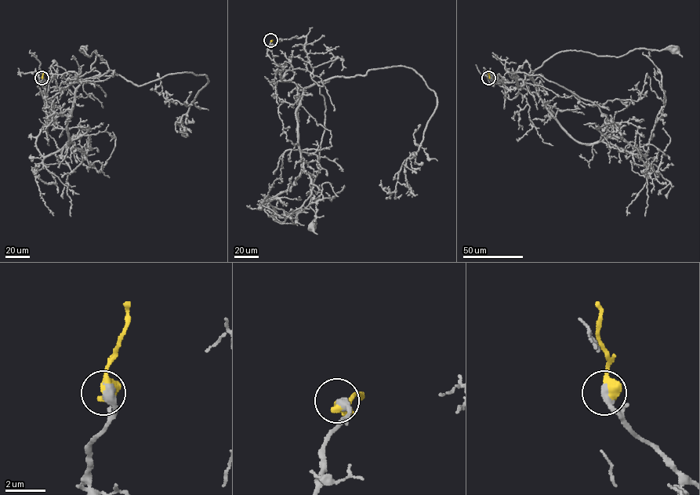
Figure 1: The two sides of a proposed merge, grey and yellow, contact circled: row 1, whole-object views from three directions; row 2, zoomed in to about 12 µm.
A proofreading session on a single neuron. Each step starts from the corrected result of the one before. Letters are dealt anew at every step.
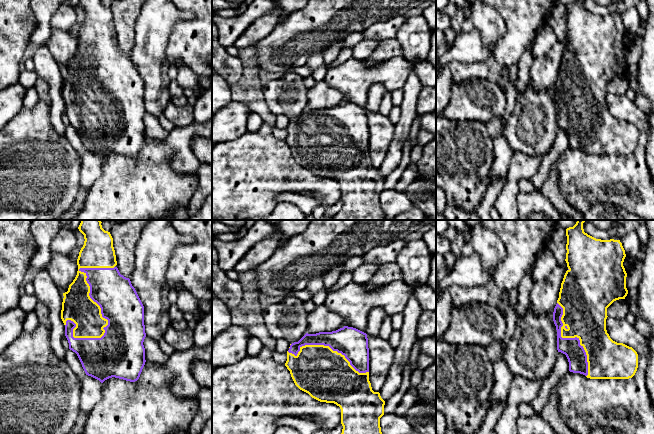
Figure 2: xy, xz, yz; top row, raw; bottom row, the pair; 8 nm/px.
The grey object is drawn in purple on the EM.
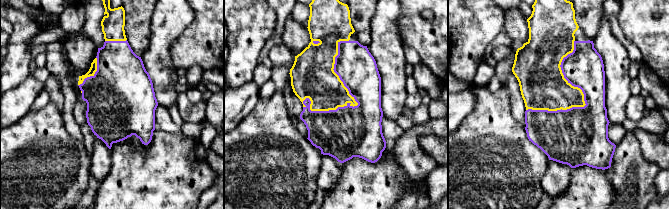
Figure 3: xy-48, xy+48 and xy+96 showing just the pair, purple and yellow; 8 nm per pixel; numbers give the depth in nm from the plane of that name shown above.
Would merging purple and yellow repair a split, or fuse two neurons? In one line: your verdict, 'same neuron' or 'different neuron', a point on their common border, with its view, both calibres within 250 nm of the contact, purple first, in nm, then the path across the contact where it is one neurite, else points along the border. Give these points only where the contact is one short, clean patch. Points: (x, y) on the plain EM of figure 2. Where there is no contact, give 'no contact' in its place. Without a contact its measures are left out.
same neuron; contact xy (92, 75); calibres 320 and 260 nm

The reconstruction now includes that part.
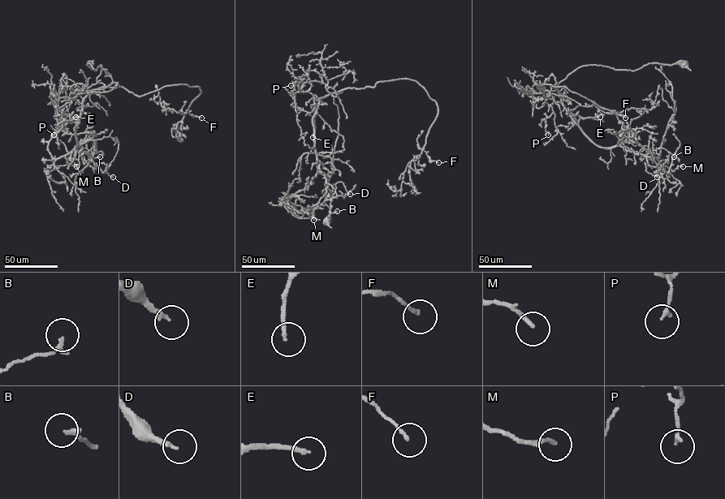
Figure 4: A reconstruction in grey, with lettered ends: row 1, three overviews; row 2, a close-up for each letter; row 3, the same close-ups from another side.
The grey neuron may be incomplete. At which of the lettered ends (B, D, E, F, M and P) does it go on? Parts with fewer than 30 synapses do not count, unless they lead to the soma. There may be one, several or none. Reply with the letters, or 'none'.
M

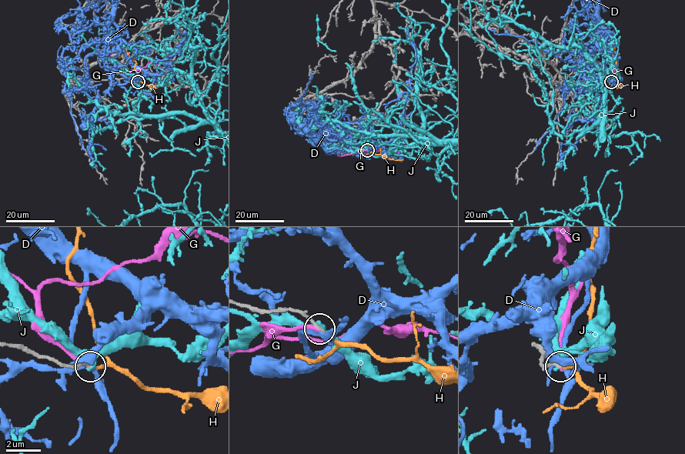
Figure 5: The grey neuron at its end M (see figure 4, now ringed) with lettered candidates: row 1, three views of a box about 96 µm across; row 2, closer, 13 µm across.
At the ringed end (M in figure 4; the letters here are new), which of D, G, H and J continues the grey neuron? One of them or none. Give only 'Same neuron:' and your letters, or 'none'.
Same neuron: H

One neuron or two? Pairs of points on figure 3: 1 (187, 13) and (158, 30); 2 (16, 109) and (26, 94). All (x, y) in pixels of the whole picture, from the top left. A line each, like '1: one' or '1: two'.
1: one
2: one

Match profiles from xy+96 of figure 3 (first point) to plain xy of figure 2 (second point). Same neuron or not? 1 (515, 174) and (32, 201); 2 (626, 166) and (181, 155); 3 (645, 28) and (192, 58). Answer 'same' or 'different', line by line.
1: same
2: same
3: same

